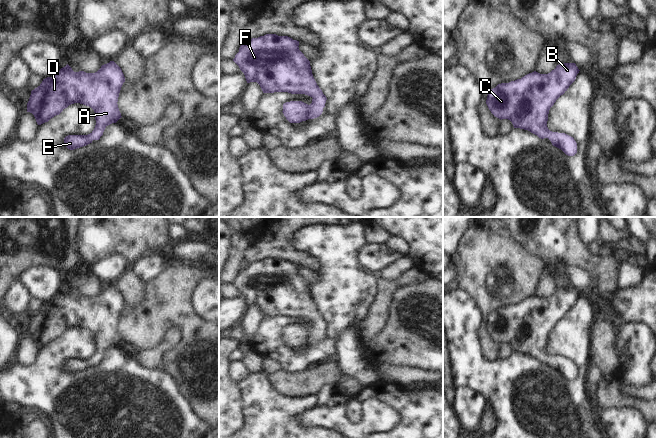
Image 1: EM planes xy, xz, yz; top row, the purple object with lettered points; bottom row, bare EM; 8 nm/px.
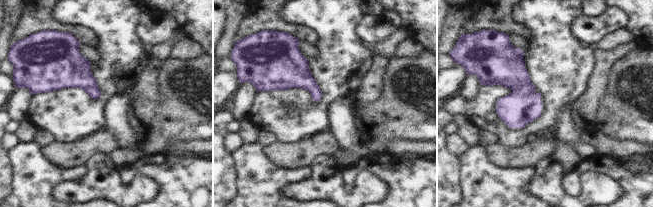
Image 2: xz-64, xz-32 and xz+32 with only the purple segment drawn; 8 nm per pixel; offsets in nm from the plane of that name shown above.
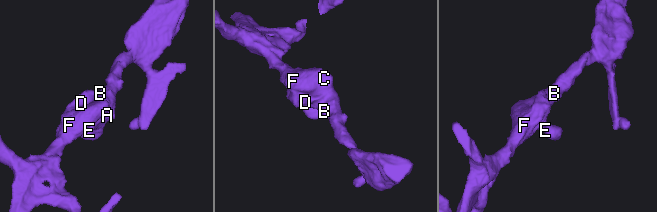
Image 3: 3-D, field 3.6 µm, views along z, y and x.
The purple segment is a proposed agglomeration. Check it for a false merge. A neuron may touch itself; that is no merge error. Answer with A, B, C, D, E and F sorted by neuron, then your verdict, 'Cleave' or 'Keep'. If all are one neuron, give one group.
Groups: A B C D E F. Keep.

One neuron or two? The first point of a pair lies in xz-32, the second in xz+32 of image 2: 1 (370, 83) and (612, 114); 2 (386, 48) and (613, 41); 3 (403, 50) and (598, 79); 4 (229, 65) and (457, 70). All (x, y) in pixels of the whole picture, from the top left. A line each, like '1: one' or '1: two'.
1: two
2: one
3: one
4: two

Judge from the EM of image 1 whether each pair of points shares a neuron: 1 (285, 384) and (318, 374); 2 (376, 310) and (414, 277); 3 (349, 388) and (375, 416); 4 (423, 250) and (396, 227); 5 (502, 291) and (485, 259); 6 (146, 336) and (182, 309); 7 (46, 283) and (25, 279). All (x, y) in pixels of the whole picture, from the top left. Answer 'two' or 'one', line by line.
1: one
2: one
3: two
4: one
5: one
6: one
7: one

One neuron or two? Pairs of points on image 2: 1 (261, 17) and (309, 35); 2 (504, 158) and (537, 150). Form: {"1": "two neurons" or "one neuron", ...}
{"1": "one neuron", "2": "one neuron"}

